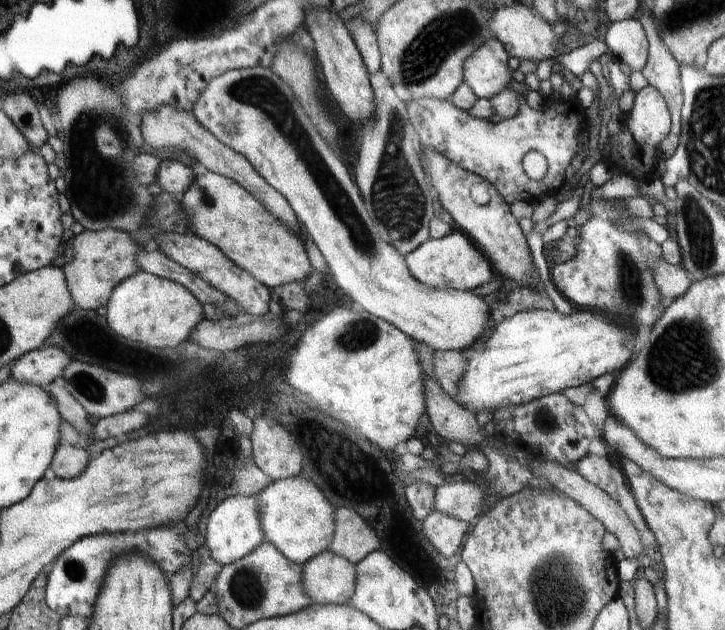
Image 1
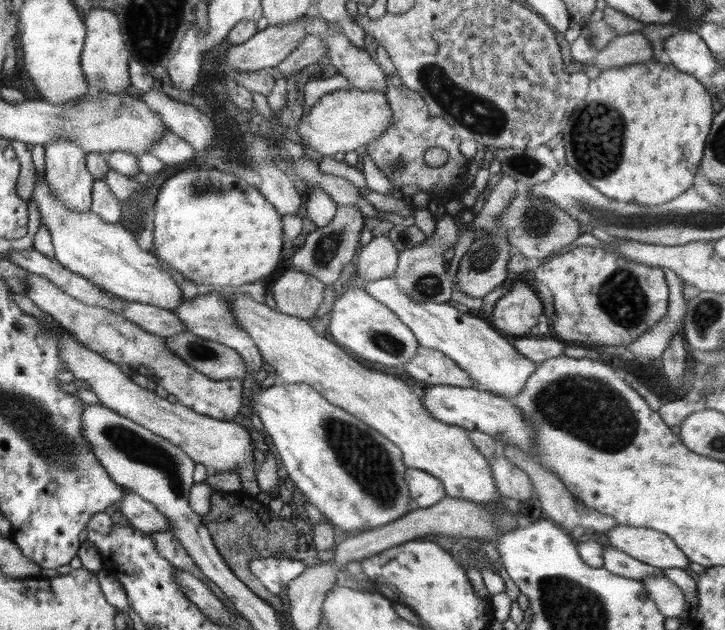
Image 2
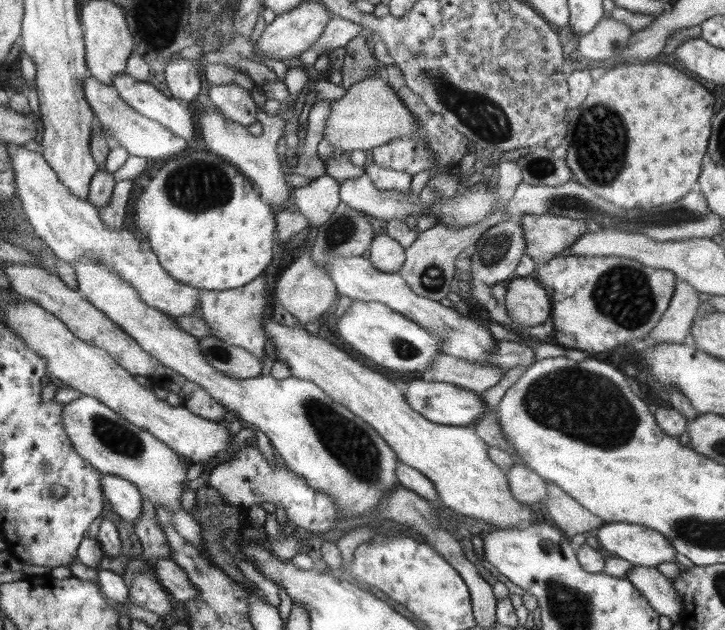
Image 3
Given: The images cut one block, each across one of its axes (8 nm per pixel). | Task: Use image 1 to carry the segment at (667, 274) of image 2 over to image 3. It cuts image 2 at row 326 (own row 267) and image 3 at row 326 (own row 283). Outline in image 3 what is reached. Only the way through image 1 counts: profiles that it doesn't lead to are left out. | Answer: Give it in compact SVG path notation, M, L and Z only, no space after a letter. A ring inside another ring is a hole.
M676 279L670 304L646 339L650 346L689 342L692 322L700 305L698 294L688 282Z

